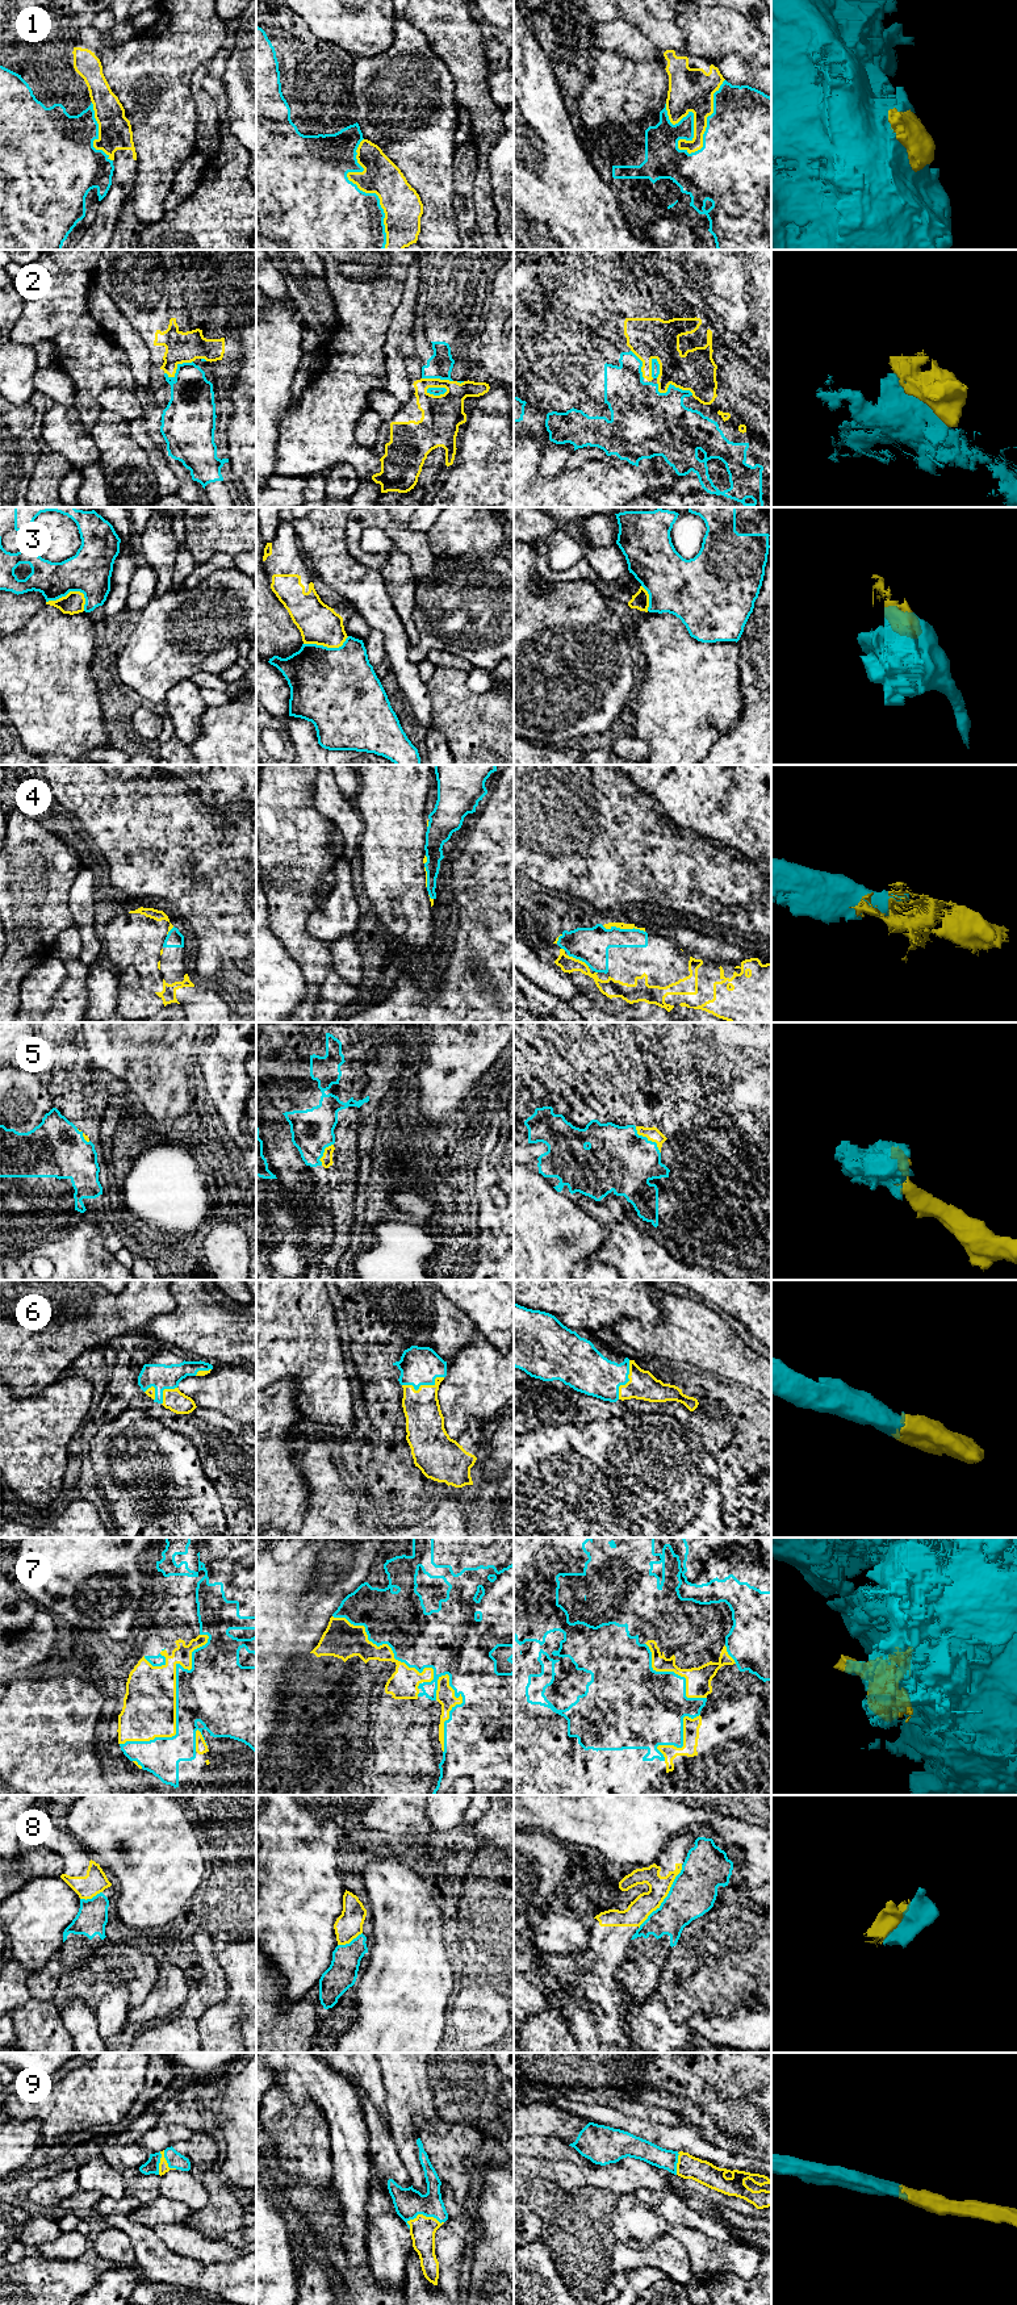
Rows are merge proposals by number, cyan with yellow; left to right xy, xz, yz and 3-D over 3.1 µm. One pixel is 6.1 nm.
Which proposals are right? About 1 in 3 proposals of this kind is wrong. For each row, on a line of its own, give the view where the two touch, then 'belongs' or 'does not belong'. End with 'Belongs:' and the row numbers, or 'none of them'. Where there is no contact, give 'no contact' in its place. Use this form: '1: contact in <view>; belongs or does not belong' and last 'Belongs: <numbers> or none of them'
1: contact in yz; does not belong
2: contact in yz; does not belong
3: contact in xy; does not belong
4: contact in yz; belongs
5: contact in yz; belongs
6: contact in xz; belongs
7: contact in xy; does not belong
8: contact in yz; does not belong
9: contact in xy; belongs
Belongs: 4, 5, 6, 9

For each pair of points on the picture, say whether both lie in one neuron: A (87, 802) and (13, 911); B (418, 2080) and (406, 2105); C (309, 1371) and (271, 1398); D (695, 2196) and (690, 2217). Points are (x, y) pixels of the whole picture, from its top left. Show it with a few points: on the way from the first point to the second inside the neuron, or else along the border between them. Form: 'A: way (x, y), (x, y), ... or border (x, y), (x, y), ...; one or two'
A: border (36, 821), (54, 835), (68, 840); two
B: way (411, 2087), (407, 2091), (406, 2099); one
C: border (275, 1383), (270, 1385); two
D: way (695, 2201), (695, 2212); one

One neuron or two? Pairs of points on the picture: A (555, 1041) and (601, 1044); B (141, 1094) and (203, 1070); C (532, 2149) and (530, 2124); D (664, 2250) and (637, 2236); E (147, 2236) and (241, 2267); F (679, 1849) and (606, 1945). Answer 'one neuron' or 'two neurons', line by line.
A: two neurons
B: two neurons
C: two neurons
D: two neurons
E: one neuron
F: one neuron

